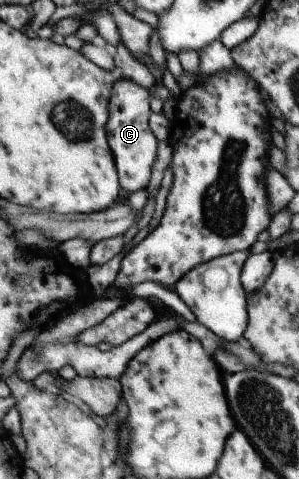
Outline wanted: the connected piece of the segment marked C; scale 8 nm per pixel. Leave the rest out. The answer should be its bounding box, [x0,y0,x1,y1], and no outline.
[109,80,158,195]

